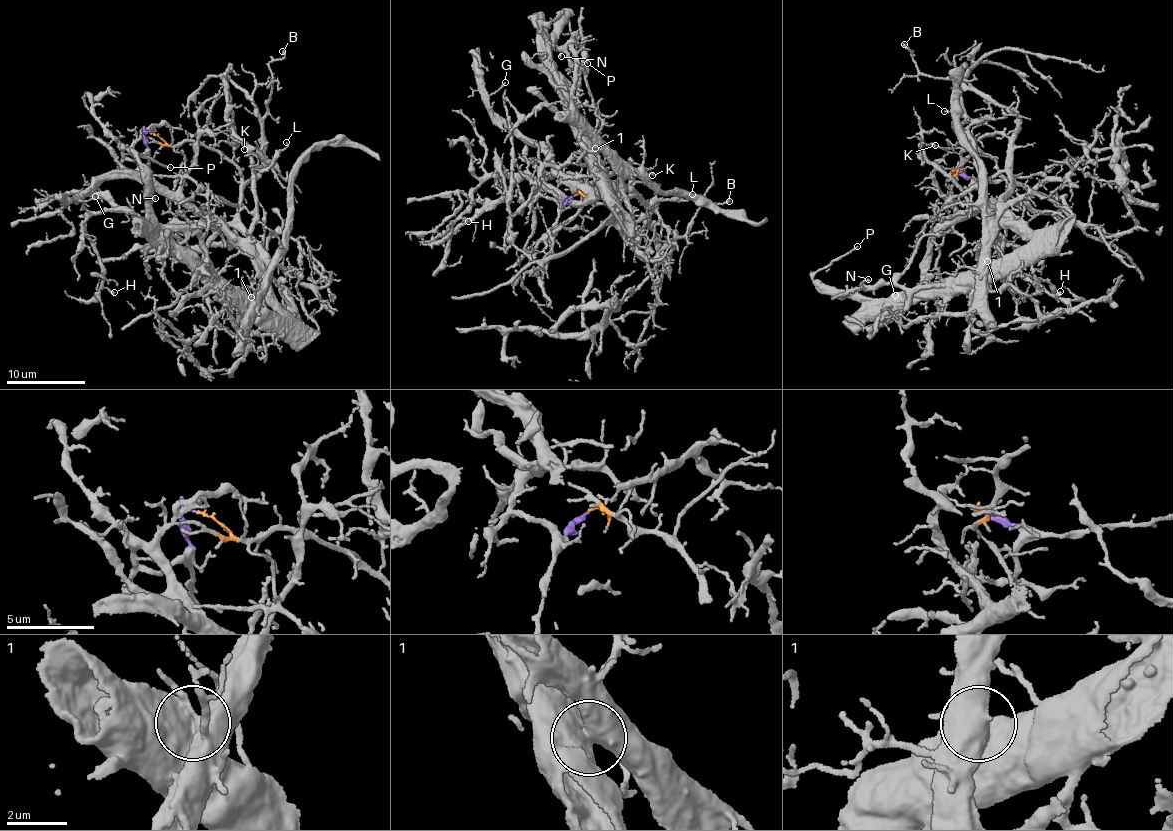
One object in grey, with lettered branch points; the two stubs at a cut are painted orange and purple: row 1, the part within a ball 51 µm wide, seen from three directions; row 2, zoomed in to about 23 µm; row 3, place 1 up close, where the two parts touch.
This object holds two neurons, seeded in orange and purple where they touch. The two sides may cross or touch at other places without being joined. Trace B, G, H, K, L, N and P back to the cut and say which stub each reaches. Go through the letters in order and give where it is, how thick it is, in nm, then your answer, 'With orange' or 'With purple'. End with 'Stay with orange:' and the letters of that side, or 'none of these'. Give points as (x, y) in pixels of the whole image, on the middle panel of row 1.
B: Place: (729, 201). Thickness 170 nm. With orange
G: Place: (505, 82). Thickness 150 nm. With purple
H: Place: (468, 221). Thickness 170 nm. With purple
K: Place: (652, 175). Thickness 140 nm. With orange
L: Place: (692, 194). Thickness 120 nm. With purple
N: Place: (561, 56). Thickness 140 nm. With purple
P: Place: (587, 63). Thickness 170 nm. With purple
Stay with orange: B, K

